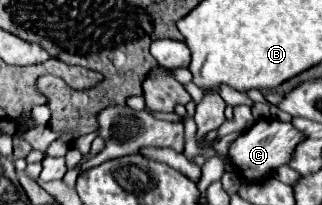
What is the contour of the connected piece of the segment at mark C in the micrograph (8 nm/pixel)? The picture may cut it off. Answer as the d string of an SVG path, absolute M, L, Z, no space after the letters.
M260 118L244 130L228 148L228 156L234 160L238 170L242 172L244 180L248 182L258 182L266 176L270 176L278 166L286 164L292 158L292 150L296 144L304 140L304 134L300 134L290 122L280 122L276 118Z

